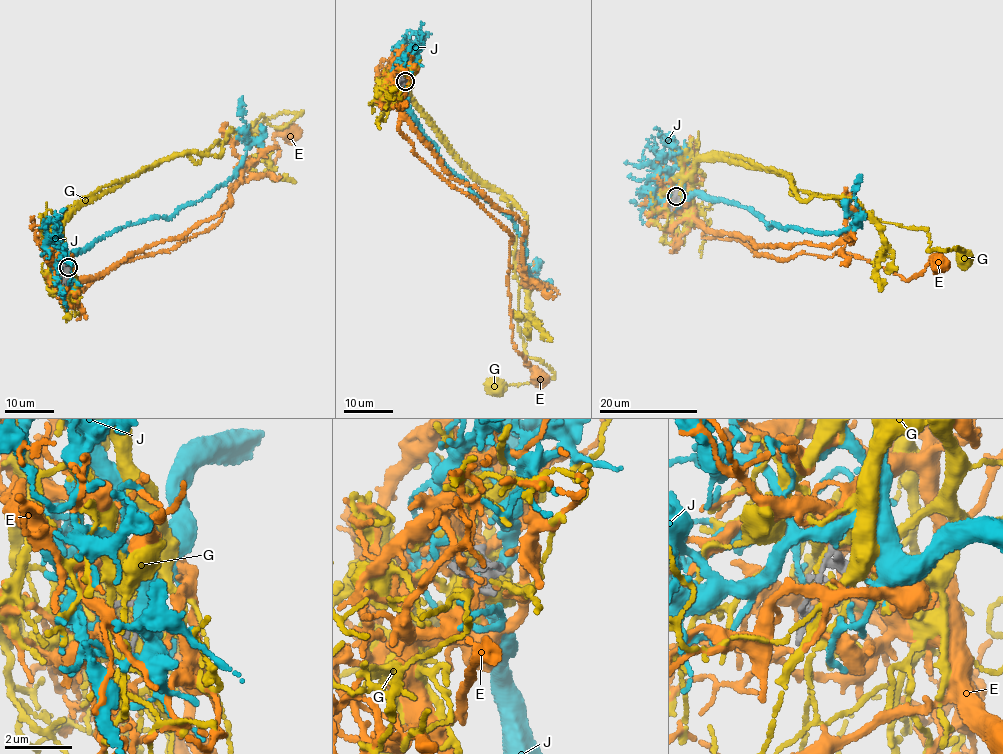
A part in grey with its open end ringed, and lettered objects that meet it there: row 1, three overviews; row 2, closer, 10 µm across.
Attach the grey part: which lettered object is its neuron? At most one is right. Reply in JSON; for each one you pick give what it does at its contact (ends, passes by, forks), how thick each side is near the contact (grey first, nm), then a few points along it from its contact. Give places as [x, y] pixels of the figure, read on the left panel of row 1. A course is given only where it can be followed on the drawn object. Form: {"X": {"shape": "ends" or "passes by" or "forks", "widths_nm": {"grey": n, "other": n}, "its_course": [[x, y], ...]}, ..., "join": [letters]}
{"J": {"shape": "passes by", "widths_nm": {"grey": 130, "other": 320}, "its_course": [[68, 266], [78, 250], [97, 239], [124, 225], [171, 216], [234, 177], [249, 134], [242, 96]]}, "join": ["J"]}

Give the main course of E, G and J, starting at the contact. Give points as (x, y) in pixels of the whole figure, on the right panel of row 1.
E: (679, 200), (705, 229), (703, 237), (740, 240), (756, 255), (852, 253), (909, 280), (931, 257), (940, 264)
G: (673, 199), (699, 160), (771, 168), (791, 193), (923, 228), (927, 249), (959, 247), (962, 258)
J: (676, 195), (708, 196), (748, 208), (769, 227), (836, 234), (859, 215), (855, 195), (861, 174)

